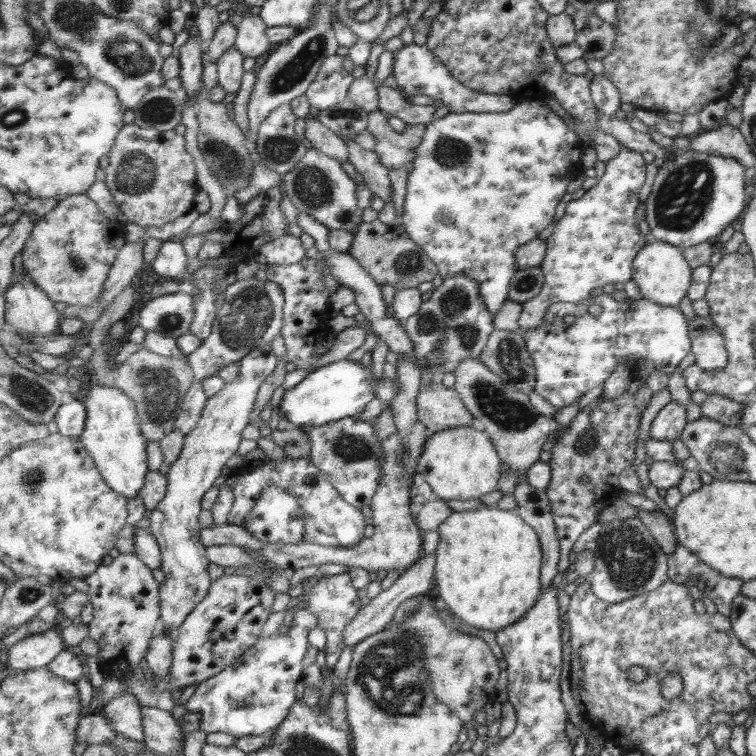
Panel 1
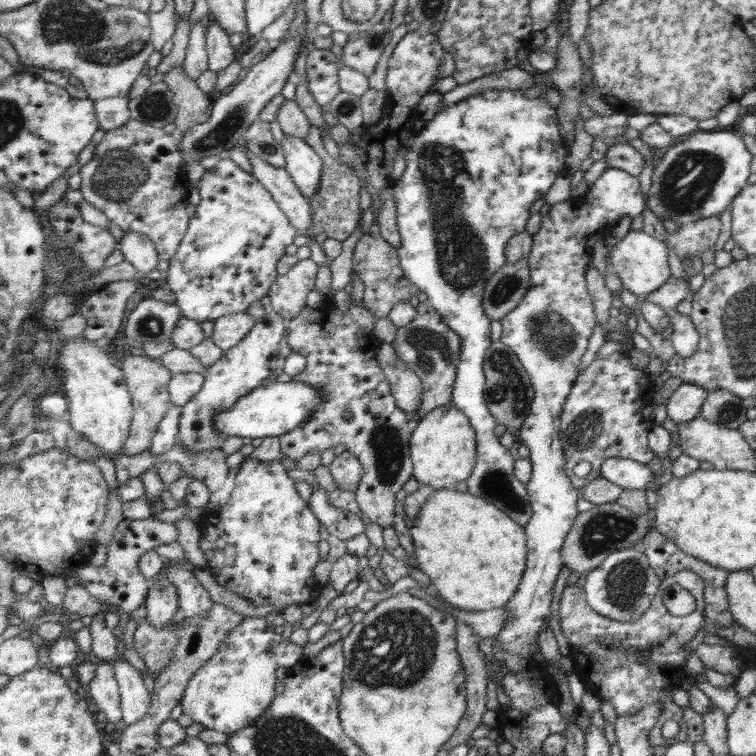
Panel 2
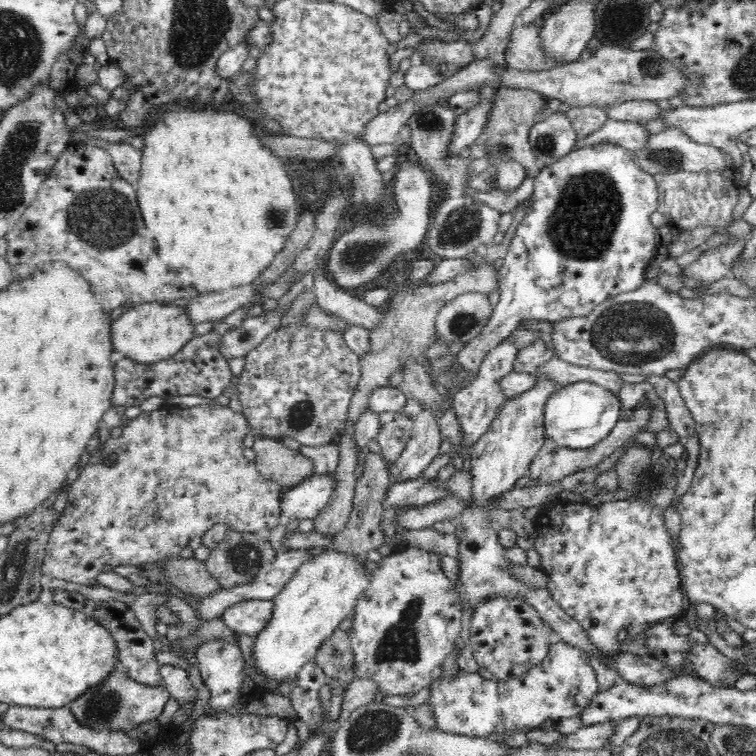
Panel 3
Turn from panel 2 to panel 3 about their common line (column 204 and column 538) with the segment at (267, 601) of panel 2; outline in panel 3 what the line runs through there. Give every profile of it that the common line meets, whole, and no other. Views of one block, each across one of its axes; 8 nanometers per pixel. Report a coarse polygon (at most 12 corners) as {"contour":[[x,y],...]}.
{"contour":[[566,502],[538,526],[552,598],[618,674],[628,626],[684,614],[664,514]]}

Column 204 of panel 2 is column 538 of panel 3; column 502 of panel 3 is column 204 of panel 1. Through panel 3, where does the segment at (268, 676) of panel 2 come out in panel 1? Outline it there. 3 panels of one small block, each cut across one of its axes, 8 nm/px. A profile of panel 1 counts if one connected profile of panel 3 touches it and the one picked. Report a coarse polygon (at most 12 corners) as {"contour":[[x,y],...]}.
{"contour":[[309,632],[259,640],[197,684],[185,710],[201,732],[273,734],[299,702]]}

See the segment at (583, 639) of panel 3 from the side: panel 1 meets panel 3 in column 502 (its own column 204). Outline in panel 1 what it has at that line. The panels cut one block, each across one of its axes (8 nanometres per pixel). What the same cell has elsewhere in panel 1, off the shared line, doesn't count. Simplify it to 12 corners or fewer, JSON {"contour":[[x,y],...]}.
{"contour":[[269,344],[209,398],[149,530],[163,550],[161,628],[211,592],[203,498],[237,454]]}

